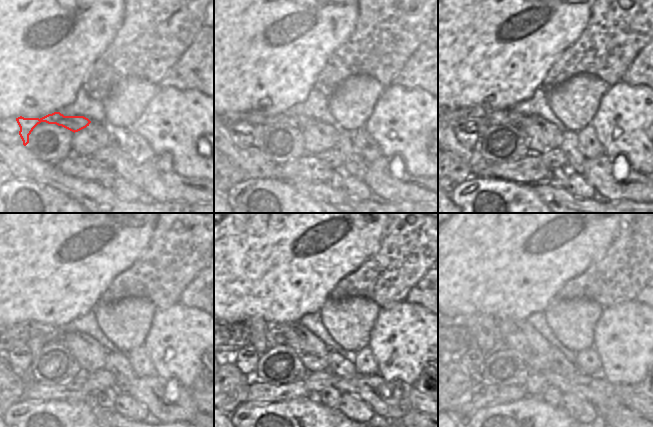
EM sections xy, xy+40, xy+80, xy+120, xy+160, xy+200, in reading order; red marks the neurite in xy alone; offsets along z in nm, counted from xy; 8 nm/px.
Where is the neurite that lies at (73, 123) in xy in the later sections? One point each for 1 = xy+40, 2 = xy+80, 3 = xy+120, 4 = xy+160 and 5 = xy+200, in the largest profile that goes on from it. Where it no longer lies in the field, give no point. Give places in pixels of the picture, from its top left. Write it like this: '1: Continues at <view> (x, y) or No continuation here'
1: Continues at xy+40 (253, 117)
2: Continues at xy+80 (477, 115)
3: Continues at xy+120 (12, 336)
4: Continues at xy+160 (234, 337)
5: Continues at xy+200 (458, 337)

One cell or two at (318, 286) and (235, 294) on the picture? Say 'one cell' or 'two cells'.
one cell

